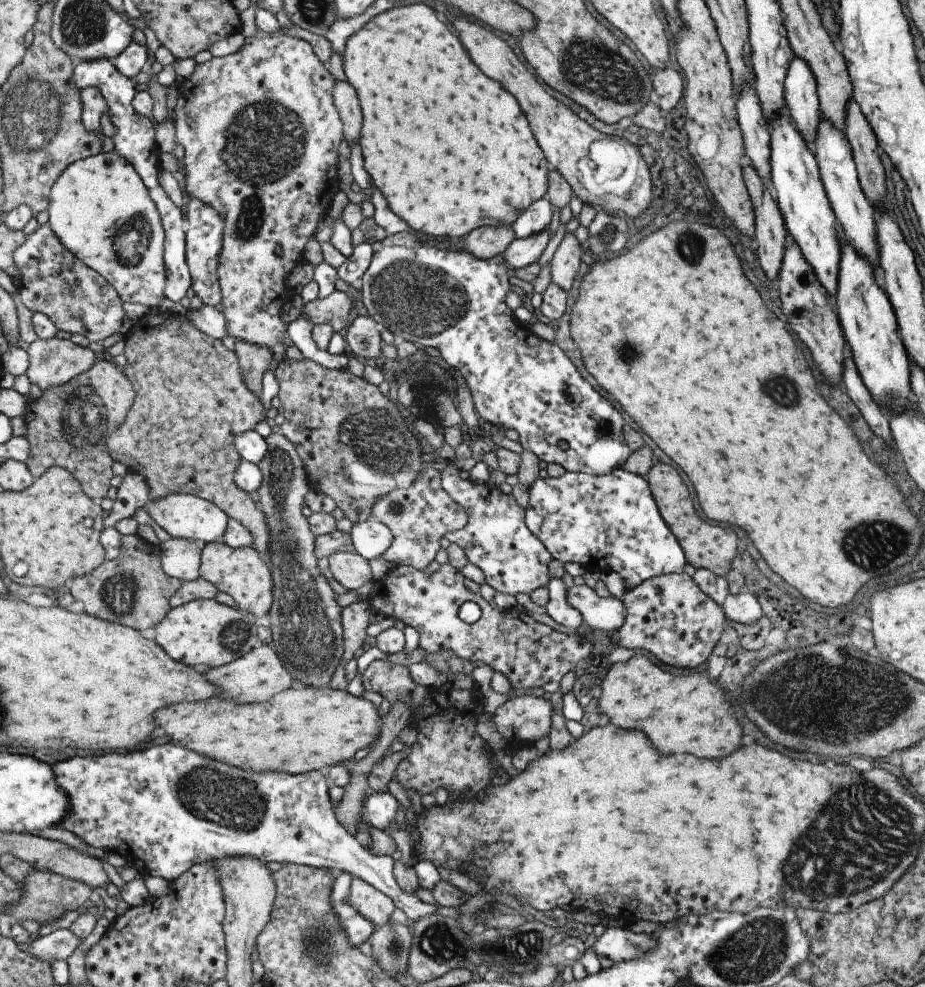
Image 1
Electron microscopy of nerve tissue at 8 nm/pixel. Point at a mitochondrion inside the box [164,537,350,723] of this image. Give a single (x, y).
(234, 635)

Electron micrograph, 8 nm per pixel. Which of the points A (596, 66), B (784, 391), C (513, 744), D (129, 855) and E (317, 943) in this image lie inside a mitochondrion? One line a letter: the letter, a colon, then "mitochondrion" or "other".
A: mitochondrion
B: mitochondrion
C: other
D: other
E: mitochondrion

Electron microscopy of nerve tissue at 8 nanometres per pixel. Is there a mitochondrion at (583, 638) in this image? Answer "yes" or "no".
no

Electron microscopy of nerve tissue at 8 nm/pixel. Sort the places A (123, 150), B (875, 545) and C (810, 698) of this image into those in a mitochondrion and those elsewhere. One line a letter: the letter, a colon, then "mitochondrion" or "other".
A: other
B: mitochondrion
C: mitochondrion

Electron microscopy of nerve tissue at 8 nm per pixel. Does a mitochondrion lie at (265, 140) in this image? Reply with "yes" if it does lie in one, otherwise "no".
yes

